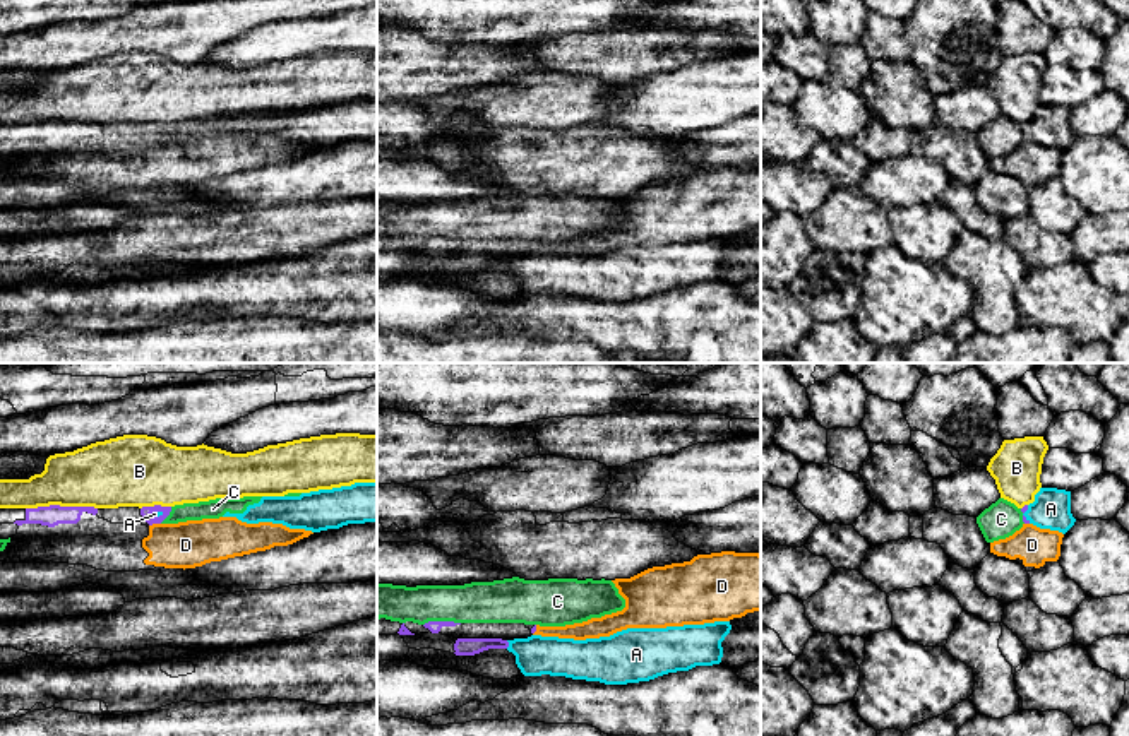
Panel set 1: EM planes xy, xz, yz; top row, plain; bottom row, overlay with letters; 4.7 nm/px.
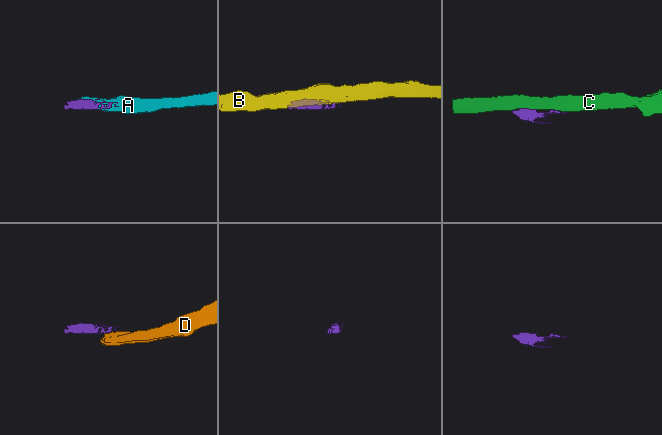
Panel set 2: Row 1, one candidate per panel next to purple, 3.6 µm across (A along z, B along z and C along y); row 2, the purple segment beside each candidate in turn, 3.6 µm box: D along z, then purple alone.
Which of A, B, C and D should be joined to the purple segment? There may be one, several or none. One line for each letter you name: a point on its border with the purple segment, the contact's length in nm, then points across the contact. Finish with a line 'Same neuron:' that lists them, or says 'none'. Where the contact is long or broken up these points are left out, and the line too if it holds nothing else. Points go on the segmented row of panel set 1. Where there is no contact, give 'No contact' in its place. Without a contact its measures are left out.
A: Touches purple at xz (507, 644). Shared border 40 nm
Same neuron: A

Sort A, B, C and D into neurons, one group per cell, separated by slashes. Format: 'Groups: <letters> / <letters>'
Groups: A / B / C / D

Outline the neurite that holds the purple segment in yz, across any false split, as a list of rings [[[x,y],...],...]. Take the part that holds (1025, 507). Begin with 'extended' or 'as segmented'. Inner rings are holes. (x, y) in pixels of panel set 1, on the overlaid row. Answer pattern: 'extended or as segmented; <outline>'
extended; [[[1040,488],[1035,502],[1021,508],[1023,522],[1066,534],[1076,522],[1071,513],[1071,491]]]

